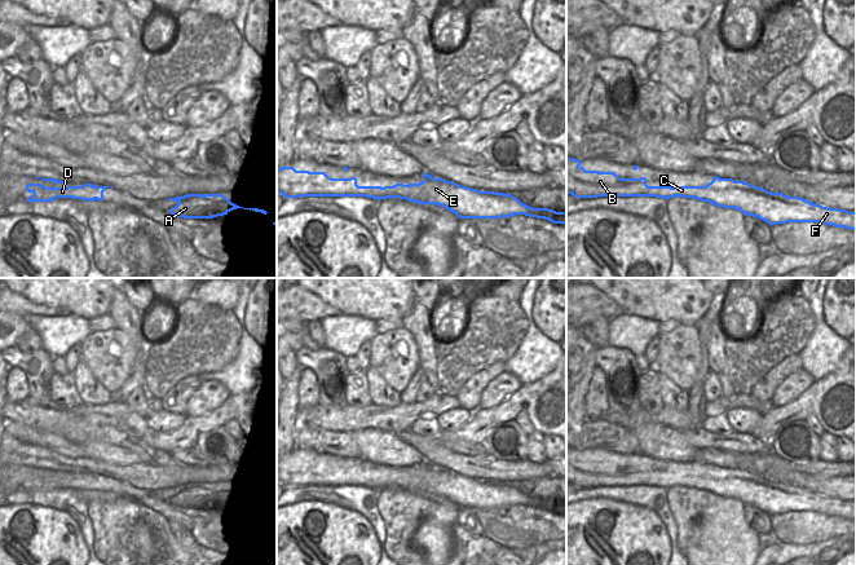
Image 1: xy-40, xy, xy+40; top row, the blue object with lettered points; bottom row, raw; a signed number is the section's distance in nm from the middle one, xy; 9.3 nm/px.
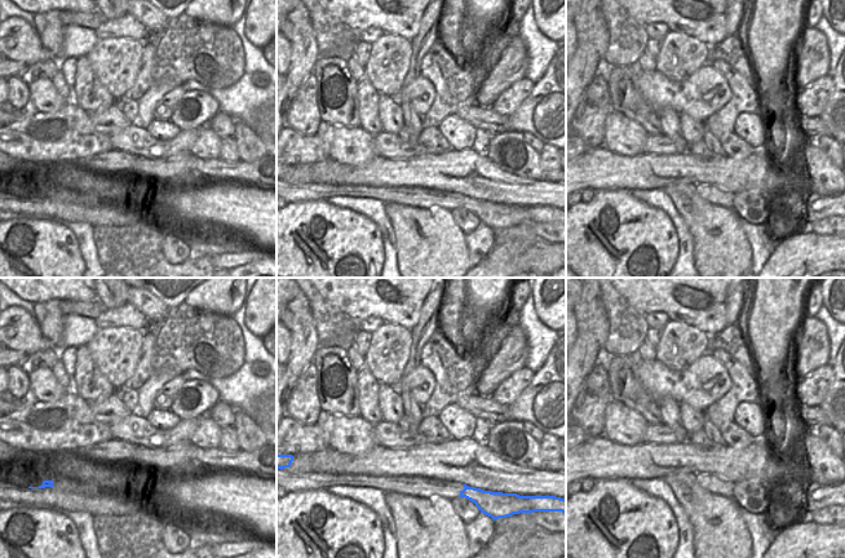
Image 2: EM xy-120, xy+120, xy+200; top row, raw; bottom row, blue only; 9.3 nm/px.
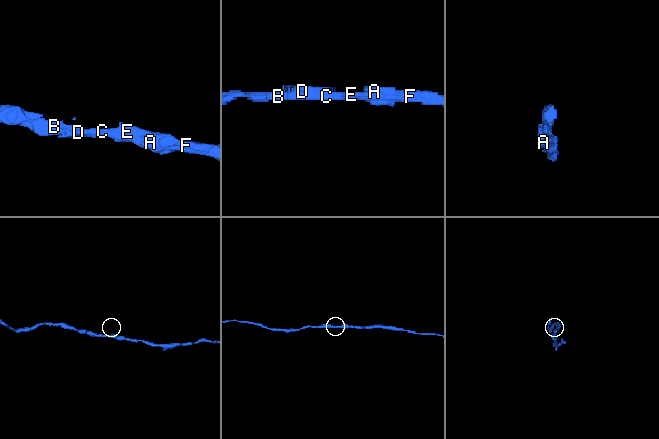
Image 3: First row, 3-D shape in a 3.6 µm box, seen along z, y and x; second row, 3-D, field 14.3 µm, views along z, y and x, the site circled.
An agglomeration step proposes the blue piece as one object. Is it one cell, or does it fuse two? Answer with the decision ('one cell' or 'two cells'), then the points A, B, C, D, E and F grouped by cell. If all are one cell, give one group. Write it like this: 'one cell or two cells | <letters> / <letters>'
one cell | A B C D E F

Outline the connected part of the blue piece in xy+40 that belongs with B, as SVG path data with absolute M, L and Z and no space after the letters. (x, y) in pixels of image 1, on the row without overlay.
M566 447L566 482L575 487L674 486L693 487L716 496L734 498L767 513L820 512L856 520L856 502L813 494L799 486L771 482L744 471L712 465L706 476L648 476L647 468L621 468L615 462L586 460L581 450Z

